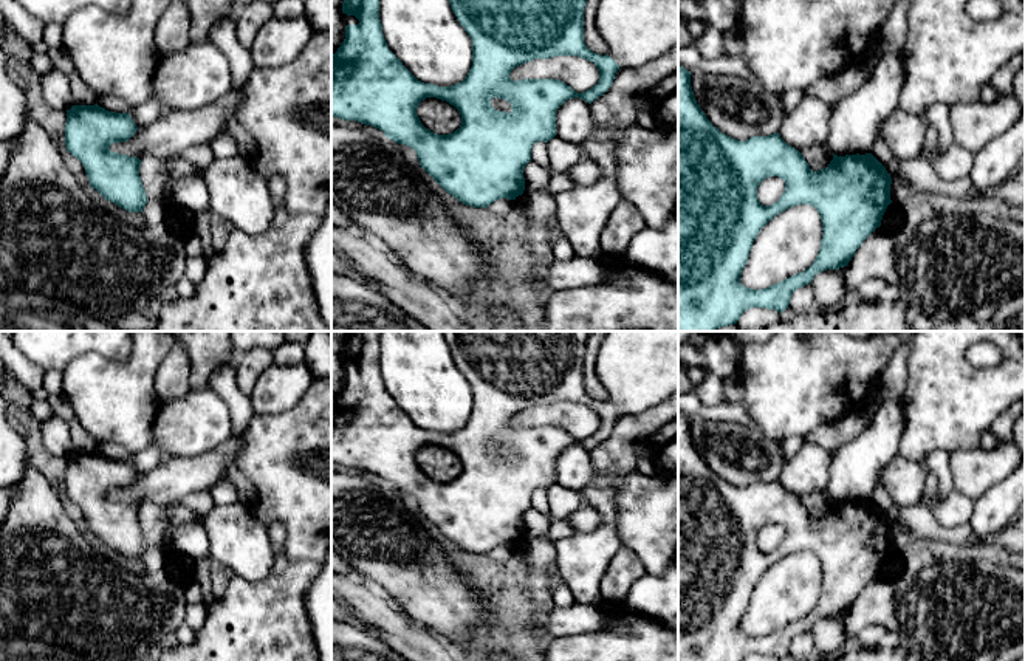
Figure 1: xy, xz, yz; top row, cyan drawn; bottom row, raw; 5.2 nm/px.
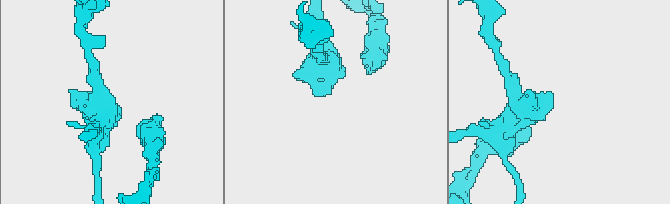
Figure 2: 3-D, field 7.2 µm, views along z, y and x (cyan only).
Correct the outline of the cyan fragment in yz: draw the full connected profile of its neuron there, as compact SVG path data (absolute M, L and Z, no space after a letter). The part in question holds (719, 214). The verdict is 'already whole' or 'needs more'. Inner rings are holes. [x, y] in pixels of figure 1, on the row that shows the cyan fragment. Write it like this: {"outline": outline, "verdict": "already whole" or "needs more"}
{"outline": "M678 65L678 331L715 331L737 324L749 308L782 313L797 288L827 269L848 265L862 241L881 226L892 178L872 155L845 155L813 172L802 153L779 133L746 141L722 133L701 111L691 87L691 71ZM770 176L785 181L780 198L763 206L757 187ZM797 204L813 206L822 221L821 249L810 268L763 289L740 283L751 246L770 220Z", "verdict": "already whole"}

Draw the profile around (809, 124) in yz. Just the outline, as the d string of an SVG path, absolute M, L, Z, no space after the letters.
M805 94L793 111L783 115L779 135L799 152L805 147L825 149L830 118L830 104Z

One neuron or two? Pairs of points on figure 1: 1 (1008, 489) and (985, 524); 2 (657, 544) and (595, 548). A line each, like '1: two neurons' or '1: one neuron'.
1: one neuron
2: two neurons

